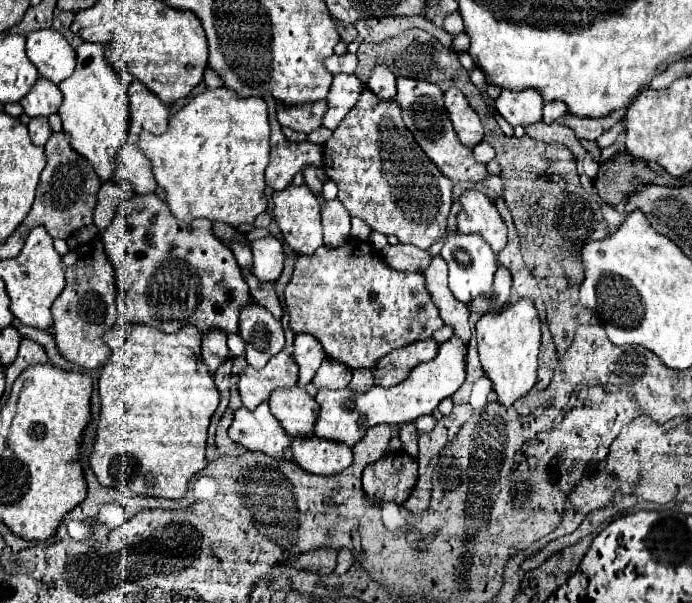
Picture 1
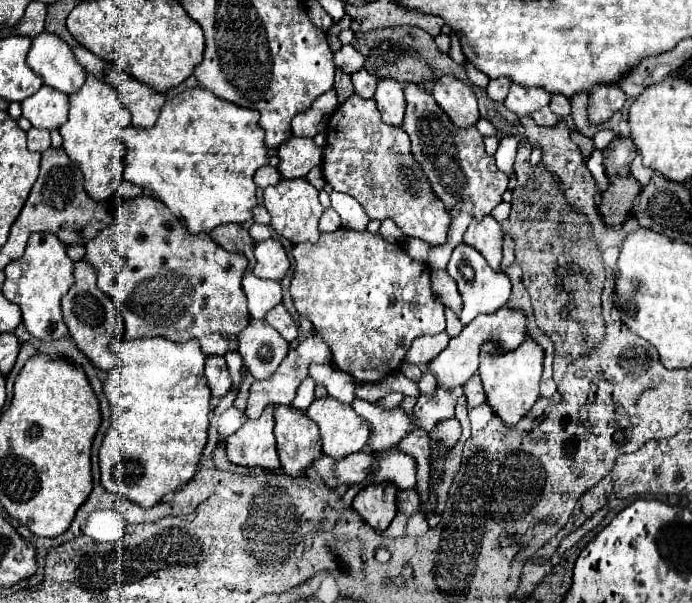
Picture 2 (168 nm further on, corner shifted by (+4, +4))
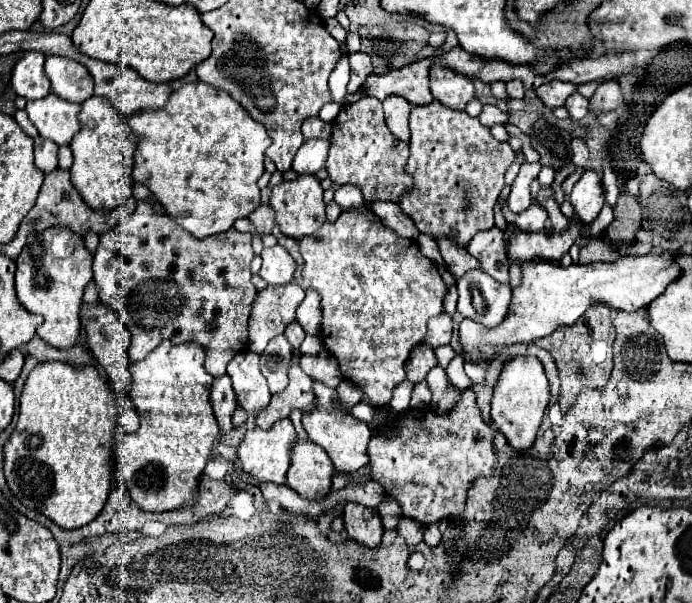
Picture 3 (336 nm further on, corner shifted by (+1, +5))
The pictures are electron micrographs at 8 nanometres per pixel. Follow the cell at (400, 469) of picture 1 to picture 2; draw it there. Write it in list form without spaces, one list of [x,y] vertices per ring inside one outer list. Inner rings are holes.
[[[385,482],[365,486],[355,496],[353,508],[369,526],[375,530],[385,530],[385,526],[389,526],[397,514],[397,492],[397,486]]]

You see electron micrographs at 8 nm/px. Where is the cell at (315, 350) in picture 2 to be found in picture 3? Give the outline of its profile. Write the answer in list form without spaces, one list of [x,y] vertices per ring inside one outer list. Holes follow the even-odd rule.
[[[292,365],[290,367],[290,383],[288,387],[278,393],[272,395],[270,407],[266,411],[262,411],[262,415],[258,415],[256,425],[260,429],[270,429],[276,421],[290,417],[290,413],[294,409],[304,409],[310,403],[314,403],[314,389],[312,389],[312,377],[308,377],[300,365]]]

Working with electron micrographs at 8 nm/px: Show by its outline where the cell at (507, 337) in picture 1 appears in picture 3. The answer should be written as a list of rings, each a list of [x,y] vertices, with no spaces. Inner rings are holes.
[[[516,357],[508,361],[500,373],[500,381],[492,397],[492,423],[508,439],[510,447],[524,451],[536,441],[542,415],[550,403],[550,385],[544,367],[536,357]]]

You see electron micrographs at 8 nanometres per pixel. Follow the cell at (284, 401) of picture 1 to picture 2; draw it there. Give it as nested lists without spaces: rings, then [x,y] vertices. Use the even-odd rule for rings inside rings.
[[[275,404],[275,438],[283,472],[301,476],[321,454],[317,424],[291,404]]]

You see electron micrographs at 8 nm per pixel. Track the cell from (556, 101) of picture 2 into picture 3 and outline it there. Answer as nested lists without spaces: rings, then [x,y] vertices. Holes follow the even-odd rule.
[[[574,93],[574,95],[570,95],[570,99],[566,101],[564,107],[570,111],[570,117],[578,121],[578,119],[582,119],[582,117],[588,115],[588,111],[590,111],[590,101],[588,101],[586,97],[582,97],[580,93]]]

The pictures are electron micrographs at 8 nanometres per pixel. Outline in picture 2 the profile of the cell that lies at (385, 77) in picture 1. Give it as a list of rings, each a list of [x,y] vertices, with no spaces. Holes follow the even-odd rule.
[[[383,78],[377,84],[375,92],[375,102],[377,108],[387,124],[401,126],[403,122],[403,112],[405,112],[405,98],[403,98],[403,84],[391,78]]]

